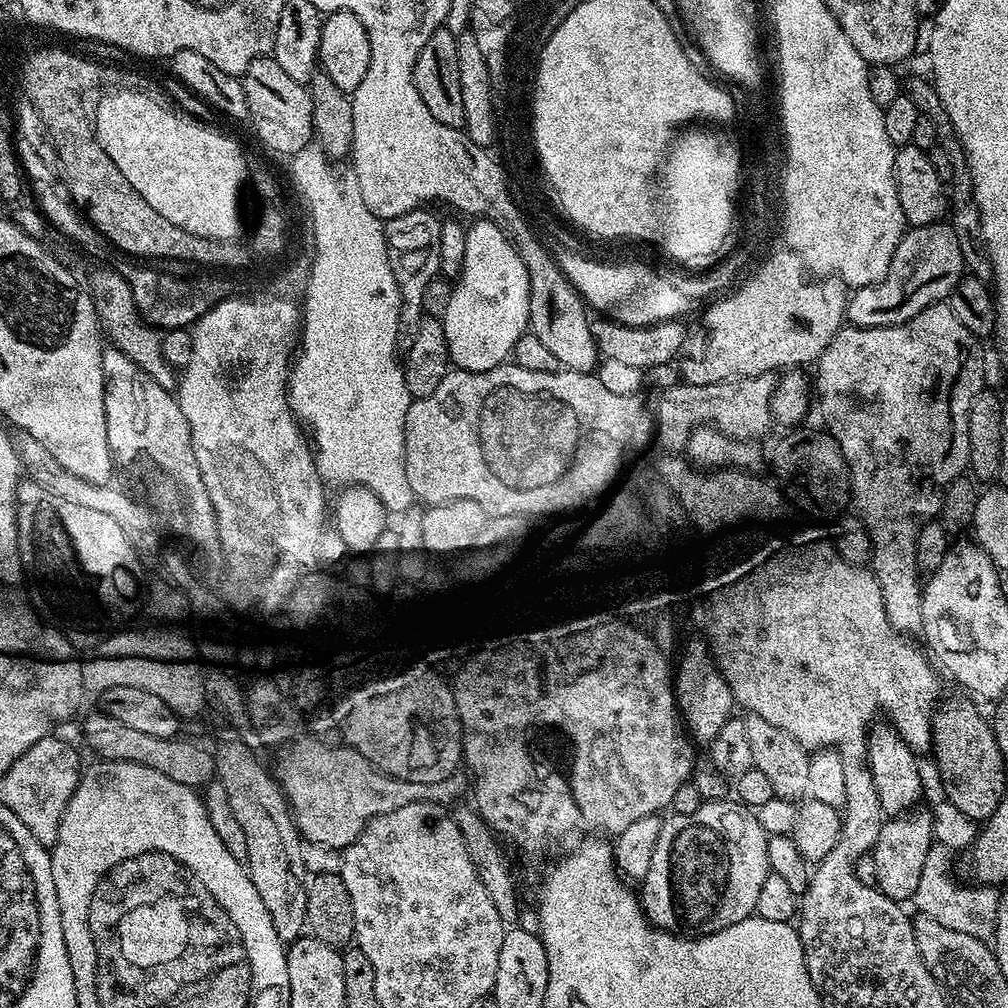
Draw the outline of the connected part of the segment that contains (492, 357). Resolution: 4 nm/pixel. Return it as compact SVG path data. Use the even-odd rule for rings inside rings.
M476 218L466 228L466 254L442 317L448 359L461 372L485 372L505 363L514 342L529 331L530 274L512 241L490 219Z

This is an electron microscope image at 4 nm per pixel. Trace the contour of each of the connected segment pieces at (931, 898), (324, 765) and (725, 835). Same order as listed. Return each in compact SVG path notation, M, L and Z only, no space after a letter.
M932 847L926 858L926 866L922 870L922 878L918 882L918 890L914 897L915 911L919 915L934 918L934 922L942 922L942 926L950 930L970 934L970 938L978 938L985 942L991 941L996 931L997 912L1000 905L999 891L992 886L959 884L948 873L948 867L952 864L951 858L953 859L949 849Z
M310 736L297 739L287 745L281 752L276 769L276 778L285 794L285 799L293 812L293 820L301 835L309 842L328 848L343 850L360 836L361 831L374 817L388 814L399 807L413 805L415 802L430 802L434 805L449 807L468 790L467 777L455 772L446 779L437 782L406 782L405 779L394 779L380 772L377 768L353 748L338 744L324 744Z
M725 798L700 804L694 814L672 814L669 817L661 823L658 846L654 846L650 870L642 881L644 892L639 893L645 916L665 932L697 937L726 930L726 926L734 926L734 922L742 922L753 915L762 882L766 882L770 871L767 858L770 837L760 825L755 811L735 799Z

